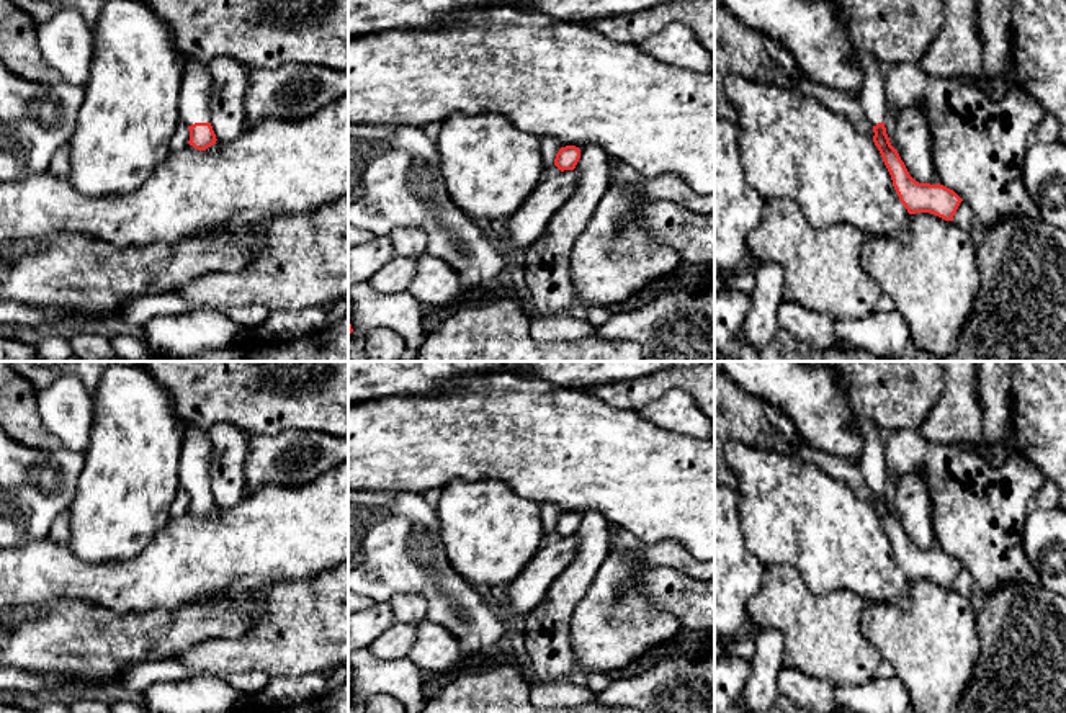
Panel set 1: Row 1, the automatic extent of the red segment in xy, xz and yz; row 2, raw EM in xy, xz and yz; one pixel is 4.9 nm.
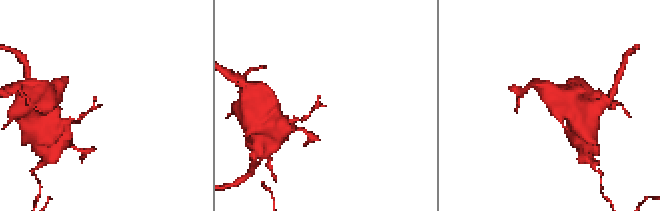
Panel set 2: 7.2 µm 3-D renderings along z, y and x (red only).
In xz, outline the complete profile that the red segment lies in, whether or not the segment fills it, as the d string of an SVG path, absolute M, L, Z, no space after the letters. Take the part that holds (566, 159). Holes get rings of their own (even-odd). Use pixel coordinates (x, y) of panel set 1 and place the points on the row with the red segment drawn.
M566 146L561 147L556 154L554 165L564 172L564 170L574 170L577 162L580 159L580 149L576 146Z

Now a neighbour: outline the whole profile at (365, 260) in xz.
M378 235L348 249L348 286L368 283L391 258L394 247L389 235Z

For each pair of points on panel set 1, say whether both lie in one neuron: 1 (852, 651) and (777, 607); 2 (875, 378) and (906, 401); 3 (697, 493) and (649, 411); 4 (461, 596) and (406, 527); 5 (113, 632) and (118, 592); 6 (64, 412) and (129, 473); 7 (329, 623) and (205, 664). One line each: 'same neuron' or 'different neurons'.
1: same neuron
2: same neuron
3: different neurons
4: same neuron
5: different neurons
6: different neurons
7: same neuron

